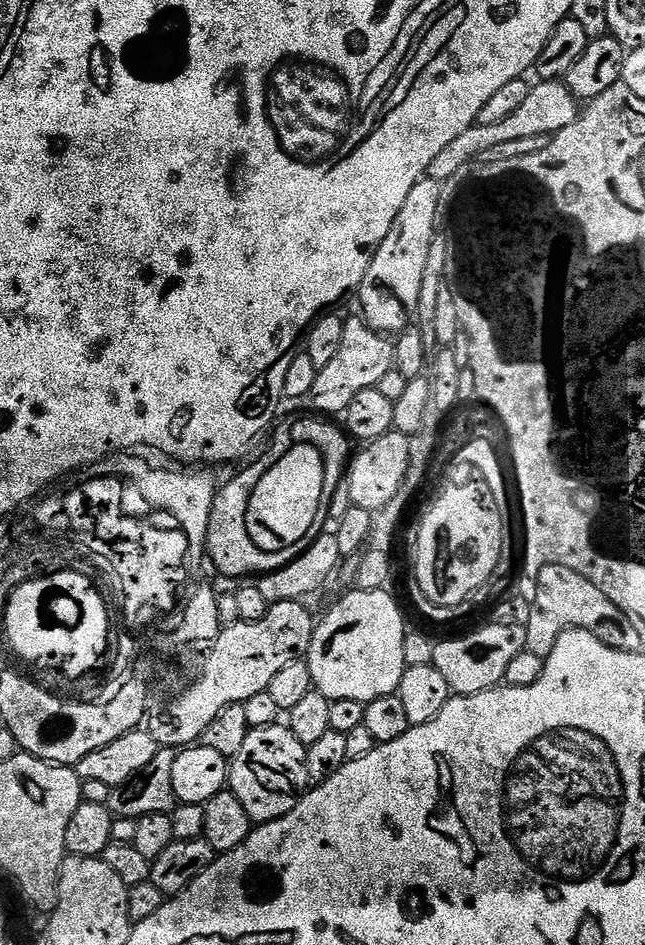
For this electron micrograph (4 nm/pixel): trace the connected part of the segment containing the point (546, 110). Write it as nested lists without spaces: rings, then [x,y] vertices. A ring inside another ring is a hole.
[[[559,80],[533,83],[526,102],[515,114],[510,114],[510,118],[506,118],[506,122],[494,126],[482,126],[475,123],[470,130],[458,134],[458,138],[454,138],[454,142],[450,142],[450,146],[445,146],[434,157],[434,162],[430,162],[426,173],[427,179],[443,182],[454,174],[464,172],[467,164],[471,165],[478,154],[491,150],[494,146],[503,146],[506,142],[514,142],[517,138],[531,138],[534,134],[546,134],[553,137],[557,132],[566,130],[566,126],[570,126],[570,122],[574,122],[577,115],[578,102],[572,97],[572,91],[568,88],[567,83]]]

